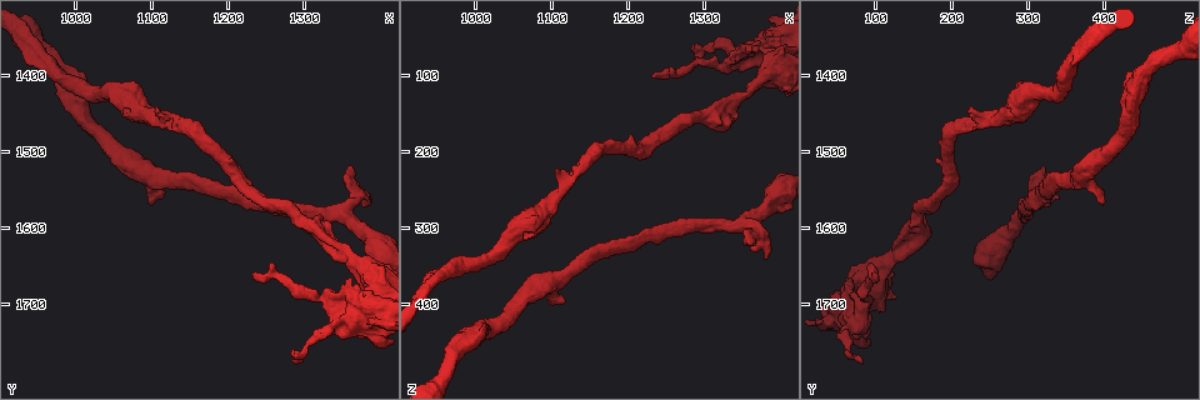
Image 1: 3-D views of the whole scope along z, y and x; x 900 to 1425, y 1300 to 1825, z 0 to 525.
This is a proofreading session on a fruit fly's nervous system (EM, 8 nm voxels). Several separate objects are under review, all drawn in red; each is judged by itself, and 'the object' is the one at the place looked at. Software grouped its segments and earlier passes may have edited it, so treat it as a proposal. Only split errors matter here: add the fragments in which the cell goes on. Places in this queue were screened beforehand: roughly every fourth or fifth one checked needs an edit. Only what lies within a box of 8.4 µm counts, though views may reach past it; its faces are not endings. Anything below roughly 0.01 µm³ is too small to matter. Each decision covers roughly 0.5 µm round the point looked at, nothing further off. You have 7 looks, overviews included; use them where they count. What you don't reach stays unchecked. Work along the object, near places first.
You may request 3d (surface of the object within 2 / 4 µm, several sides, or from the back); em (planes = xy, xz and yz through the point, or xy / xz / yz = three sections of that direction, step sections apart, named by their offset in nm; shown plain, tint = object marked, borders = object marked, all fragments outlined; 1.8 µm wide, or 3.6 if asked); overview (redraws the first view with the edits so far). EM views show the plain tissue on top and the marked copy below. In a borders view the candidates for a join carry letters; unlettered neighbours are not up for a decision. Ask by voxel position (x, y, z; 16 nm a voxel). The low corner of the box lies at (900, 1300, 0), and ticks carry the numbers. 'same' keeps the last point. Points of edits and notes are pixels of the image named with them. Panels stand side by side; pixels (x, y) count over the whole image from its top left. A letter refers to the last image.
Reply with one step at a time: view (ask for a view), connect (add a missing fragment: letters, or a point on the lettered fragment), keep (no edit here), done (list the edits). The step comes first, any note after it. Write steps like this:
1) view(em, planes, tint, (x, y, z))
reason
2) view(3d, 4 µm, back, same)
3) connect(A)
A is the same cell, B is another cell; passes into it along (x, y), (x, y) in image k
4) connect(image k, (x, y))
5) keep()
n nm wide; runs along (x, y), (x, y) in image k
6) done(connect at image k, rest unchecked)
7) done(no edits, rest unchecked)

view(em, planes, tint, (1290, 1775, 85))
an open end

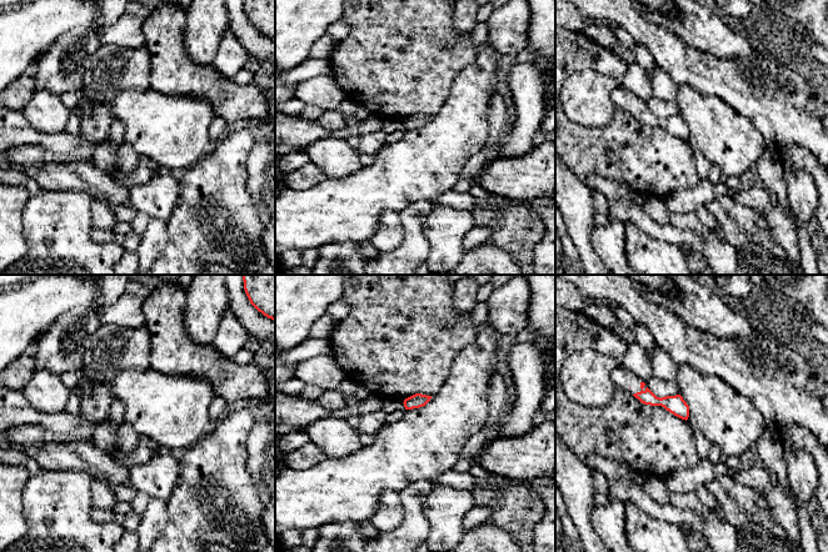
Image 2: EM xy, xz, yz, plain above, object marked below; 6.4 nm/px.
view(em, planes, borders, same)

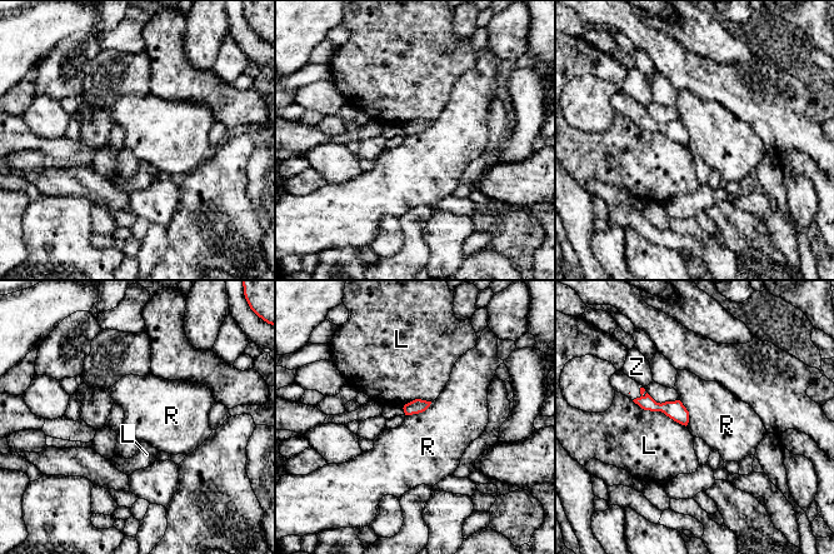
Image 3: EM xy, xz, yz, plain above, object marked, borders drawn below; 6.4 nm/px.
keep()
L, R and Z are other cells; none of them fits

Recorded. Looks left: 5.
view(3d, 2 µm, back, (1230, 1660, 105))
an open end

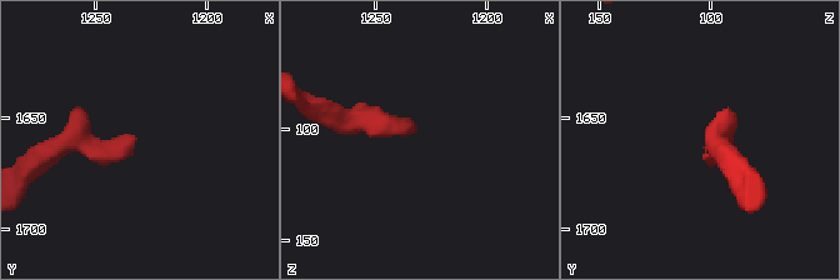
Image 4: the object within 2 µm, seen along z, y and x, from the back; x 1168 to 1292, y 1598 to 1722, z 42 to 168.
view(em, planes, borders, (1231, 1658, 100))

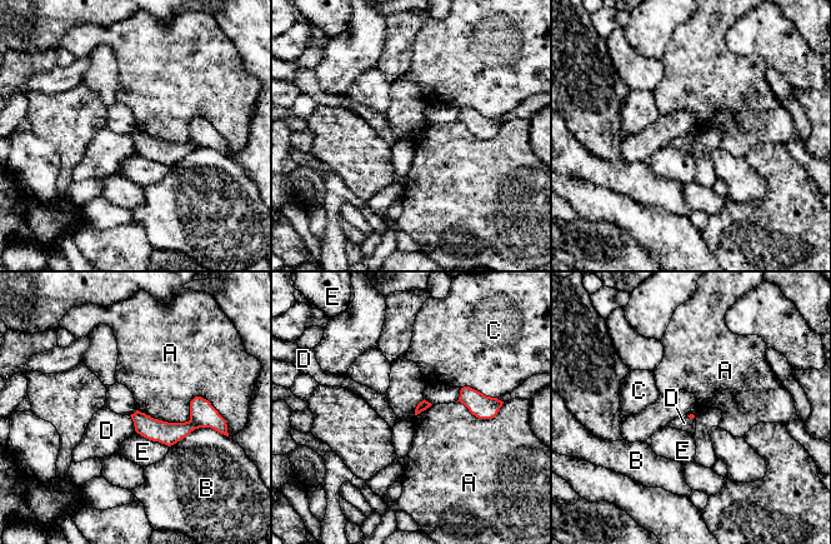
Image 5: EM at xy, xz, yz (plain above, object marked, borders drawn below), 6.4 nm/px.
keep()
A, B, C, D and E are other cells; runs along (206, 405), (184, 429), (135, 418) in image 5; no lettered fragment goes on from it

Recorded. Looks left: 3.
view(em, planes, borders, (1360, 1520, 320))
an open end

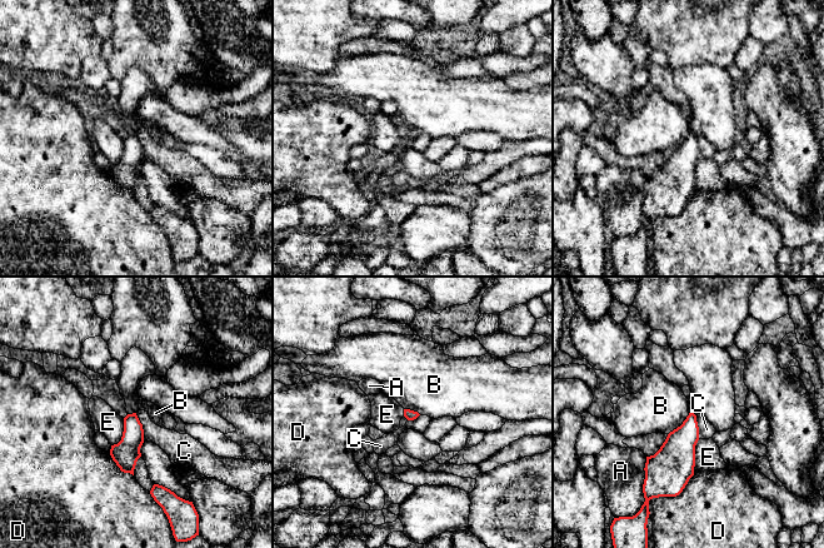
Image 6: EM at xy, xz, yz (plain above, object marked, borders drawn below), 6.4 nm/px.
keep()
D touches over 280 nm; A, B, C, D and E are other cells; none of them fits

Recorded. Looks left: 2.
done(no edits, rest unchecked)

